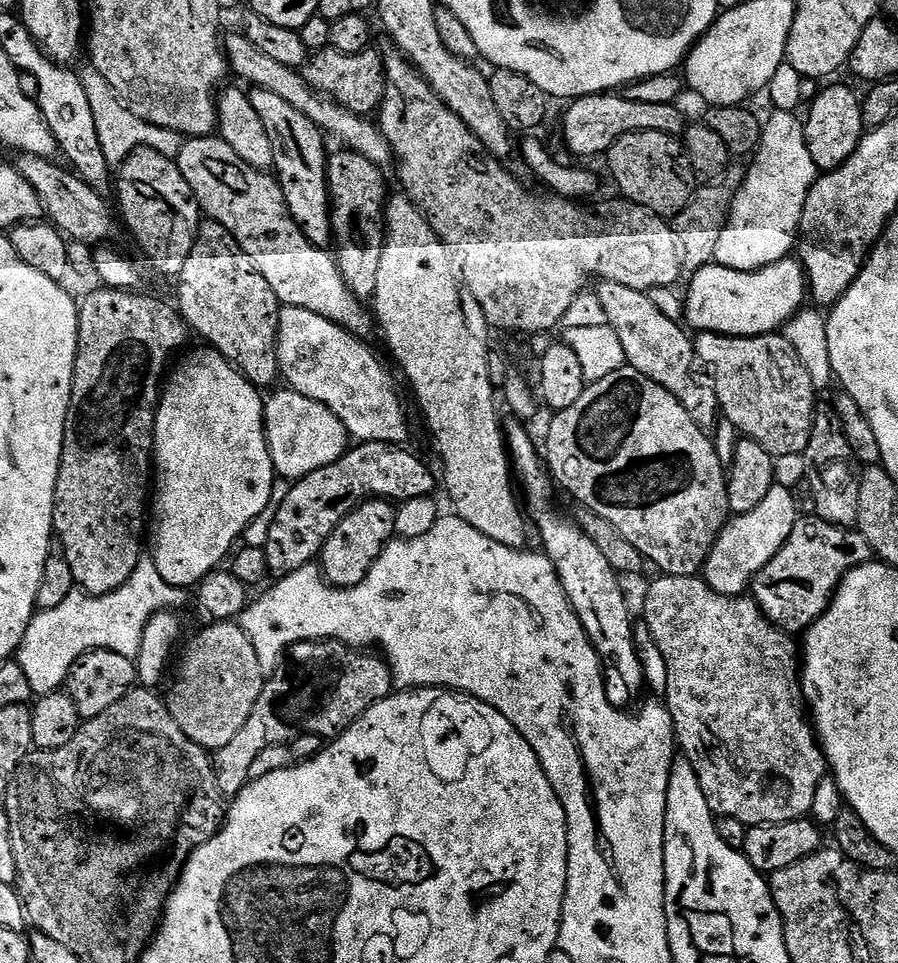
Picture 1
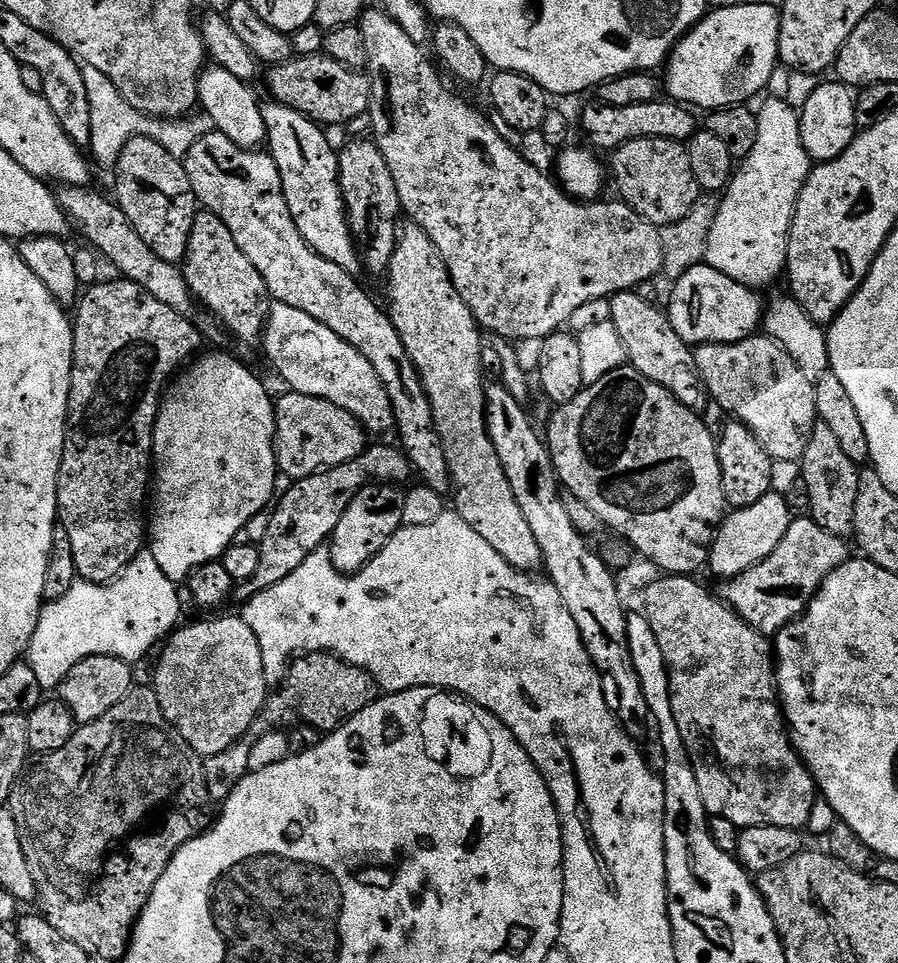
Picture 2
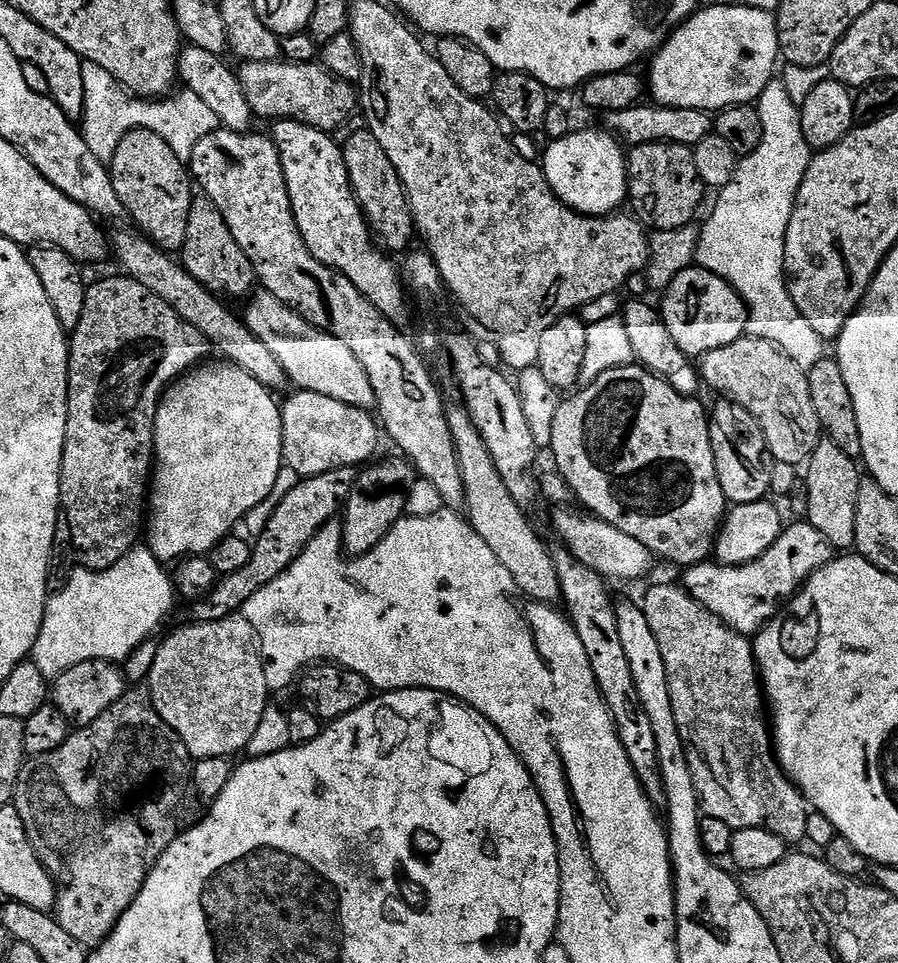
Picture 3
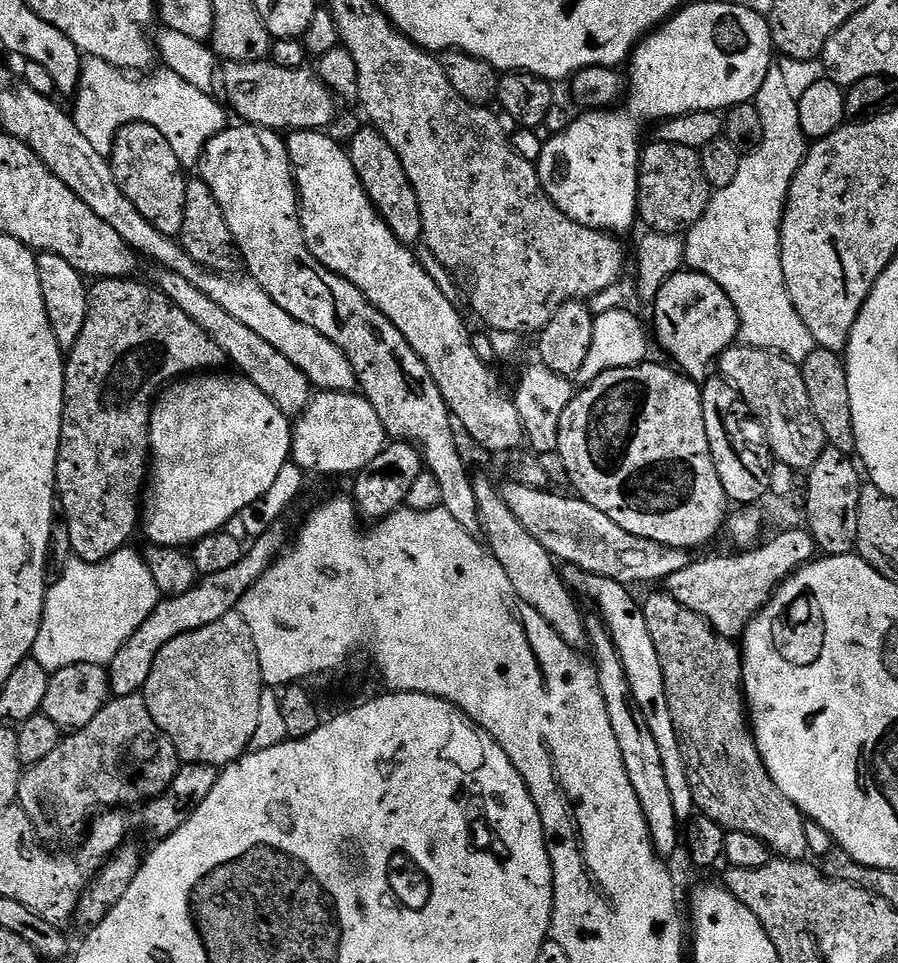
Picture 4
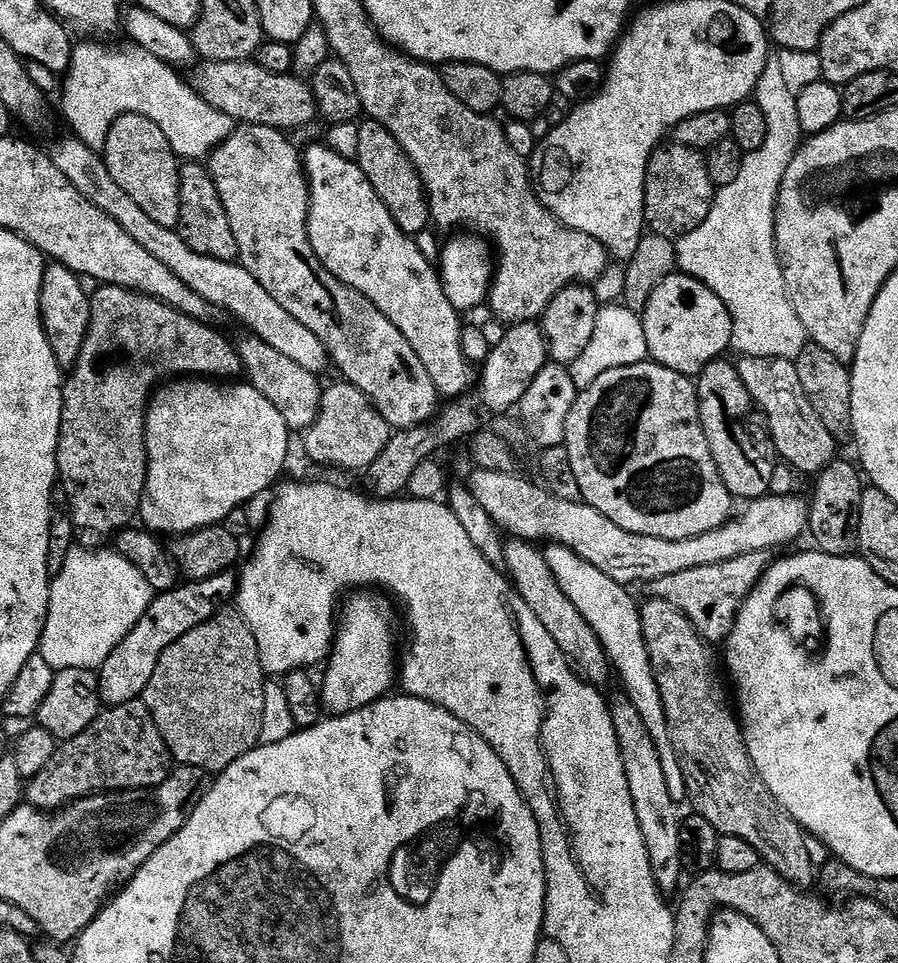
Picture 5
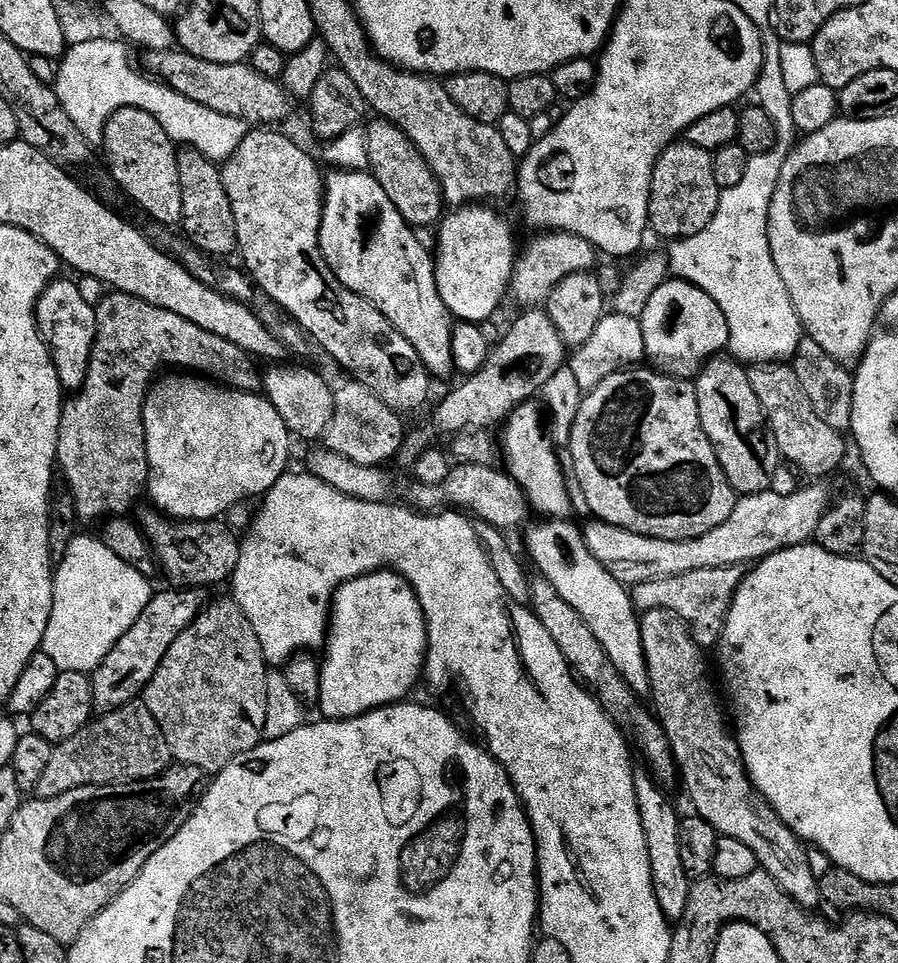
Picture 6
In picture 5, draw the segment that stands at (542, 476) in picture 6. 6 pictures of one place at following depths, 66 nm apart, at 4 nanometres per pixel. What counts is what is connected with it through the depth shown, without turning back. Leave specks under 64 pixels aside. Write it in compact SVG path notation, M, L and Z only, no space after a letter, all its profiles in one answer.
M548 544L543 549L550 570L554 570L554 578L558 578L558 586L566 593L566 598L578 606L578 614L590 622L590 630L598 634L608 663L612 665L615 679L620 679L619 687L638 706L642 714L642 722L646 722L646 730L650 730L650 738L654 738L654 746L658 746L658 754L662 758L662 771L666 773L666 783L670 786L670 794L677 802L688 800L686 778L682 774L682 766L674 754L674 746L670 742L670 730L666 722L666 714L662 706L662 694L658 690L658 678L654 674L654 666L650 662L650 650L646 650L646 638L642 638L642 618L640 604L631 596L625 585L614 582L614 578L606 578L602 570L590 566L584 558L578 558L574 550L561 544Z

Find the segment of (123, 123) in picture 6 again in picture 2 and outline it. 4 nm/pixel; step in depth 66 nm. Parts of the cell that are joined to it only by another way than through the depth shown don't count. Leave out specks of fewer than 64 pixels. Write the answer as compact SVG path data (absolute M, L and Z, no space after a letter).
M135 136L126 142L114 169L116 196L114 202L138 230L138 238L162 258L162 262L179 265L186 254L192 220L198 211L198 201L190 186L181 160L174 158L158 142L145 136Z

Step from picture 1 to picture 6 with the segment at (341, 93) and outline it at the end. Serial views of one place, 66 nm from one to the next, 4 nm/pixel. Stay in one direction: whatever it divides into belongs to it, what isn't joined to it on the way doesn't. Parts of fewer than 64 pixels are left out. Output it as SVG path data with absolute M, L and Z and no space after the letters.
M183 50L171 52L147 52L143 53L142 64L145 69L161 84L170 86L182 98L190 98L190 102L198 102L198 106L206 106L206 110L215 110L218 114L226 114L230 118L245 120L249 126L276 126L279 120L288 116L288 111L294 107L287 90L284 89L280 80L271 80L258 70L252 68L251 63L242 64L219 64L218 62L206 62L202 58L194 58L194 54Z

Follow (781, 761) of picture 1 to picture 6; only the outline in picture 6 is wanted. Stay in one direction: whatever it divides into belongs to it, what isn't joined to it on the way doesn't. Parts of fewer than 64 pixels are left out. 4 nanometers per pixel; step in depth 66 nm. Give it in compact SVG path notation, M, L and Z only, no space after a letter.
M650 610L640 616L640 629L642 630L642 650L646 650L646 666L650 670L650 704L654 715L664 728L666 738L672 747L676 759L679 779L684 779L684 788L692 799L695 815L701 816L721 836L738 838L738 842L750 846L754 858L758 858L760 868L782 886L798 906L809 910L821 907L820 903L820 877L814 874L810 866L808 848L800 840L786 822L782 822L779 814L772 809L768 800L752 784L748 771L744 769L744 762L740 759L740 747L736 745L736 737L726 723L726 716L720 713L716 705L716 692L708 681L708 664L704 661L705 649L696 645L687 624L679 616L662 610Z

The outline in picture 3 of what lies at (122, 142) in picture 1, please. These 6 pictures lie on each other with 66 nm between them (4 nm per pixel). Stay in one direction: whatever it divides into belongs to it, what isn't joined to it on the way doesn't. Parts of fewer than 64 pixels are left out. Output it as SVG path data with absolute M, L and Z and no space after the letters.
M90 63L84 64L82 86L86 90L82 117L84 141L90 146L90 154L103 164L111 165L118 142L122 142L130 130L139 128L166 138L166 146L170 146L180 160L188 162L194 154L194 146L218 127L214 110L210 110L198 94L187 90L177 91L167 98L141 98L129 94L110 73L102 70L102 66Z

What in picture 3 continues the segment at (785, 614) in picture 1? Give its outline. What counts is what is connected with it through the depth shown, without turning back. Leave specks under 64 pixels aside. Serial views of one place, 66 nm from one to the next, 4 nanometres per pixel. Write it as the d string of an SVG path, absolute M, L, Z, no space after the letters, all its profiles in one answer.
M792 522L783 529L772 546L754 561L740 565L719 562L689 564L683 569L682 586L710 614L717 616L730 630L752 638L781 611L782 605L799 592L800 587L822 566L834 558L834 549L814 526Z

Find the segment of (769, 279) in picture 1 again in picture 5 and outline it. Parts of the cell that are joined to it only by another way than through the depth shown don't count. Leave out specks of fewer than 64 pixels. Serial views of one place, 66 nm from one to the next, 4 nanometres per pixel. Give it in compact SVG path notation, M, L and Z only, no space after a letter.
M673 274L666 277L650 294L650 302L646 302L642 313L644 329L646 330L646 346L649 357L655 363L666 366L683 376L699 377L700 372L710 366L710 362L721 359L724 351L732 348L732 315L726 310L722 298L704 284L703 279L692 276Z

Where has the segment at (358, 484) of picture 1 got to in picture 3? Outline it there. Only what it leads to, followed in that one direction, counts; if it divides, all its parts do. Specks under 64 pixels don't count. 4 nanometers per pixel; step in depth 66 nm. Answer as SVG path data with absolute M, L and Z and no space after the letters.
M339 468L326 470L326 474L301 478L279 502L262 534L255 537L250 562L246 562L242 570L234 570L234 574L220 576L212 593L191 605L191 619L196 622L218 622L227 616L235 616L244 609L246 602L250 602L250 598L254 598L254 594L258 594L262 586L274 582L278 574L282 574L296 561L298 554L306 550L306 546L320 532L320 529L335 517L332 515L335 512L337 515L341 511L357 475L356 468Z

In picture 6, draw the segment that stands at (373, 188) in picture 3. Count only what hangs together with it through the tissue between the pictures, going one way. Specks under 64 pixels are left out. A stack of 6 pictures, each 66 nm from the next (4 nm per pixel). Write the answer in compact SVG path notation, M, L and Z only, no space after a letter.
M372 118L366 124L364 145L368 155L367 171L378 178L382 190L386 190L390 202L398 206L398 214L402 214L404 221L417 230L428 228L431 224L432 227L439 225L446 212L444 195L438 178L430 170L426 158L422 158L422 154L414 146L414 142L410 142L410 138L406 138L406 134L402 134L402 130L398 130L398 126L390 121Z

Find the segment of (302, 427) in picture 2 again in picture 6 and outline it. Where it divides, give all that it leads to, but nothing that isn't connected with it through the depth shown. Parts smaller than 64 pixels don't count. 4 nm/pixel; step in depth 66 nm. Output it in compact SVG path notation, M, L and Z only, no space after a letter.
M347 382L334 392L334 414L322 437L323 447L329 448L334 454L342 454L350 462L358 462L358 466L387 465L395 461L402 442L406 425L403 424L401 413L394 411L382 398L378 398L366 386L355 382Z

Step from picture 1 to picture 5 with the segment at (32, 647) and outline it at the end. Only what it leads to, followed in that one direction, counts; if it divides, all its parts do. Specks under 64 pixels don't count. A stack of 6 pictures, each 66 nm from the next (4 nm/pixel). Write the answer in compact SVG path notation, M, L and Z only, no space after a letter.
M74 546L66 554L66 563L62 565L62 574L51 581L48 593L48 617L46 626L40 635L38 655L46 658L57 672L62 670L98 670L110 658L114 646L130 634L134 626L146 614L154 593L150 582L142 578L142 570L114 550L97 550Z

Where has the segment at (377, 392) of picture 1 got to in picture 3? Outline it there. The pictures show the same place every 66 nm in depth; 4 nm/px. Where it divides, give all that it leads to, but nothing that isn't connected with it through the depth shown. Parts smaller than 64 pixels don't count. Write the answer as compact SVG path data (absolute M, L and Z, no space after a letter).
M256 290L251 293L248 302L248 309L242 312L244 323L255 336L266 342L270 354L278 358L289 381L293 385L296 384L295 387L299 391L326 394L330 398L338 398L338 402L346 402L348 406L358 406L365 410L375 409L374 386L370 386L366 370L362 370L358 358L354 358L353 352L345 344L338 342L338 338L309 324L294 309L274 298L274 294Z

